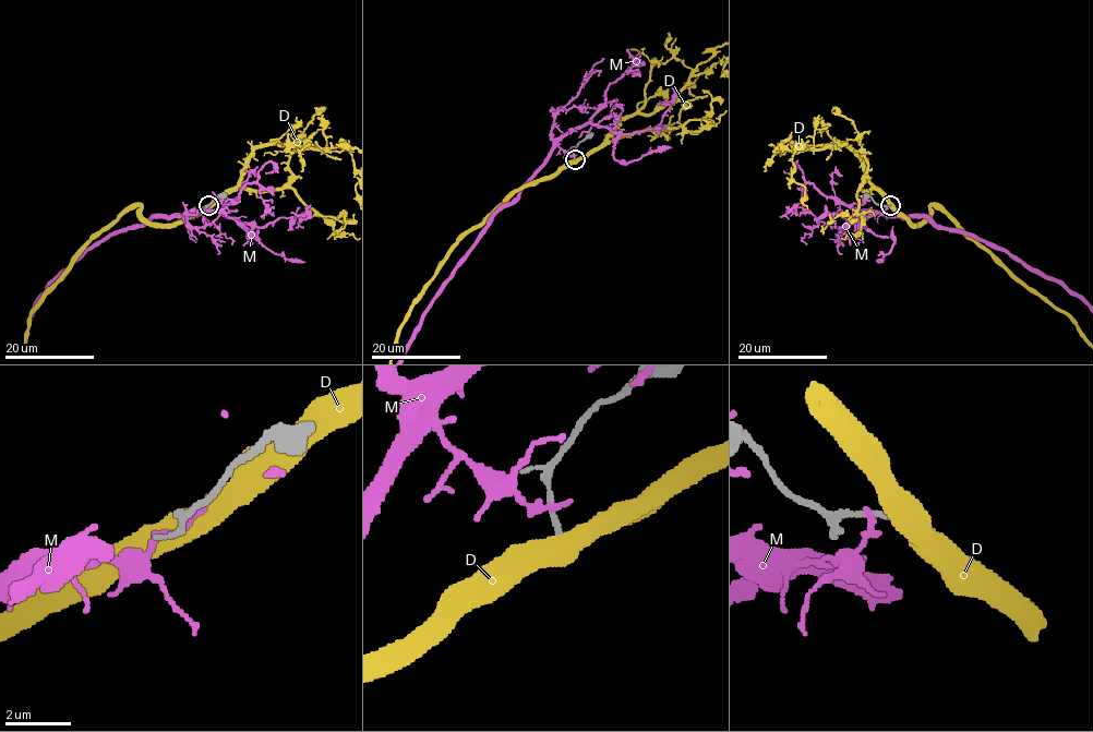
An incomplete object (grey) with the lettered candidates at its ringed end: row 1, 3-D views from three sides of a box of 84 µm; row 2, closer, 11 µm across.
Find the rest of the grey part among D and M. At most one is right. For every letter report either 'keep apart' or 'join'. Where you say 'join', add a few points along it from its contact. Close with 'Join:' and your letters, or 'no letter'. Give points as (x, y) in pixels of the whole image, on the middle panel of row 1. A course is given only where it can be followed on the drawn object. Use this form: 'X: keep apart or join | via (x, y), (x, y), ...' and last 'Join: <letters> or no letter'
D: keep apart
M: keep apart
Join: no letter

